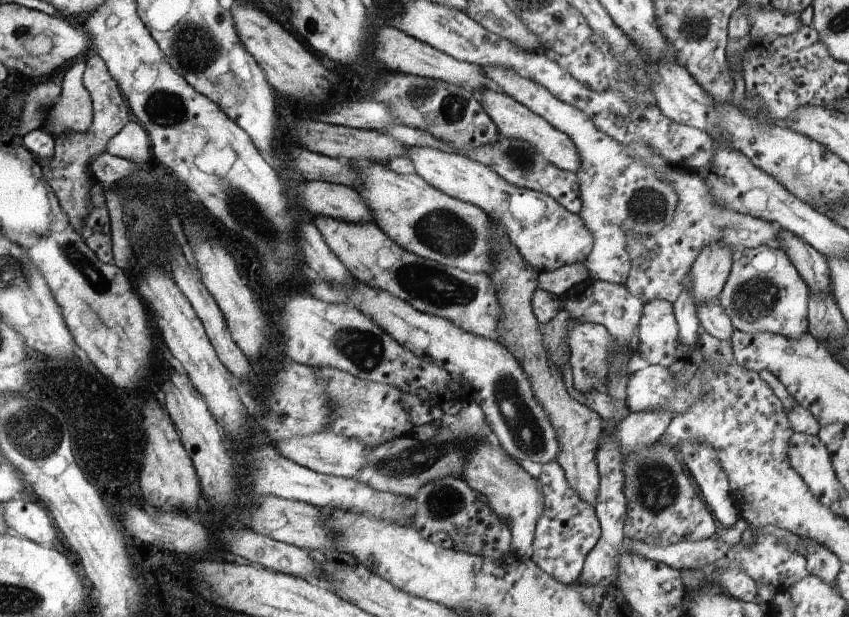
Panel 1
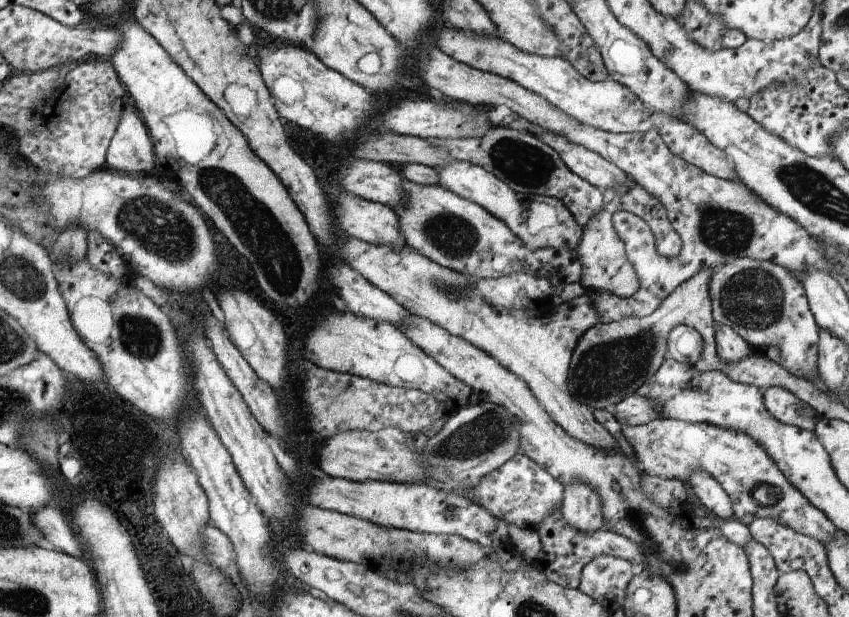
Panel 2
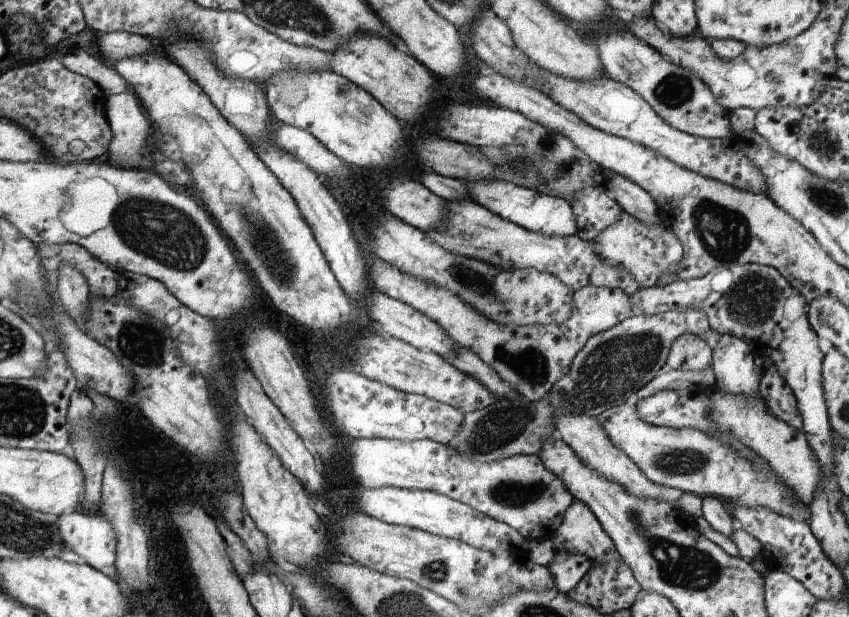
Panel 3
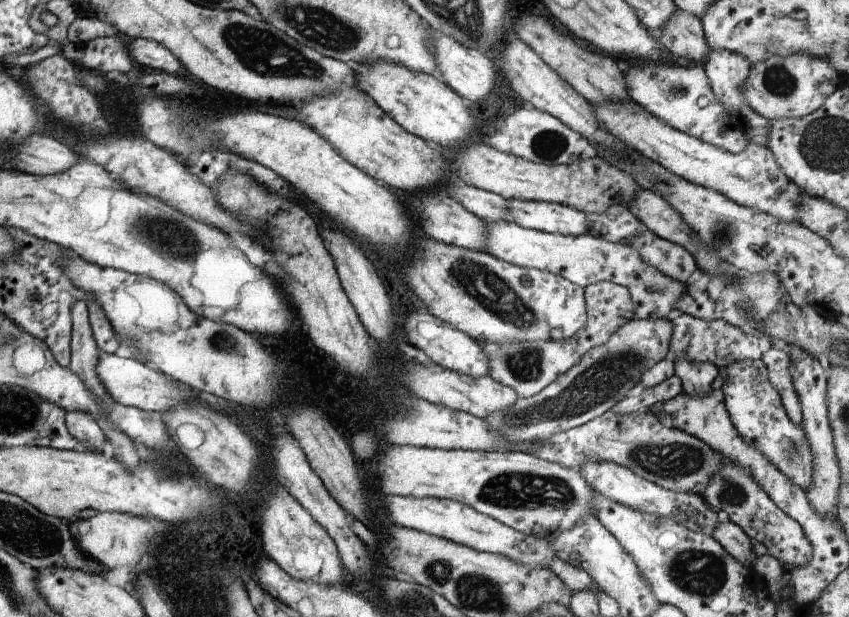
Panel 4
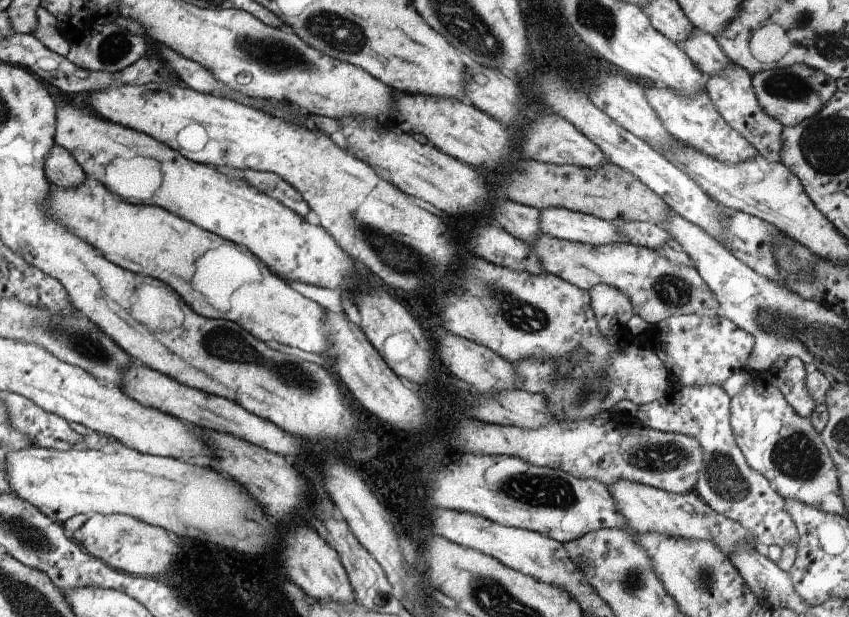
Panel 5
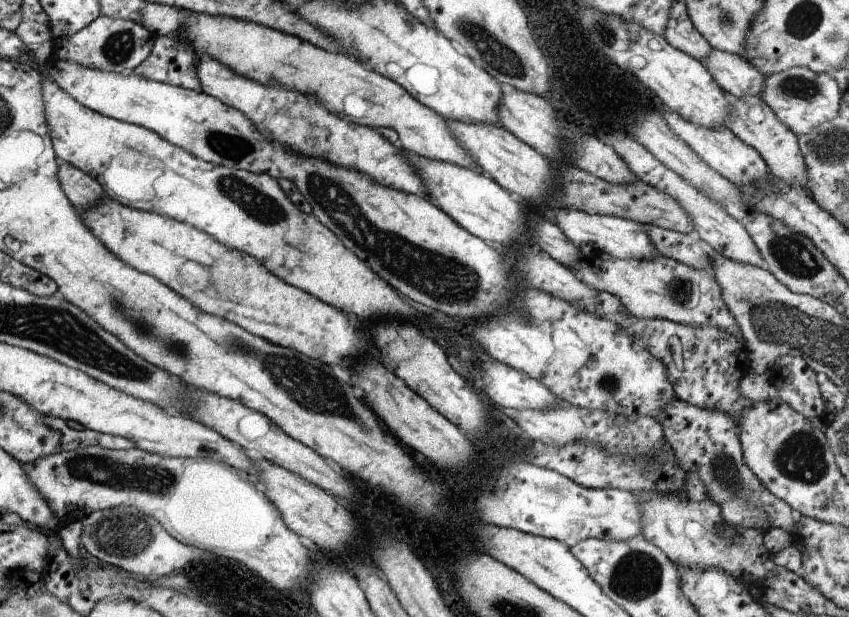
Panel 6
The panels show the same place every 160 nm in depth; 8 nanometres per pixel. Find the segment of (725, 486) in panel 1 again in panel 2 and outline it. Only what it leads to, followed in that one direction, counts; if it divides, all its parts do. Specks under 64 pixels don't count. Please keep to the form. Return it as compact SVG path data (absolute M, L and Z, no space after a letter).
M702 469L692 474L688 482L696 500L716 518L722 521L734 518L729 494L710 473Z

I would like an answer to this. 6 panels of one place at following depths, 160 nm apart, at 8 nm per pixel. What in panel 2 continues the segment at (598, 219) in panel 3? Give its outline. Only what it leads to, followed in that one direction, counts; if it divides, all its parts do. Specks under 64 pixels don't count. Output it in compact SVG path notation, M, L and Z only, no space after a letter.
M509 126L492 127L480 138L433 138L429 142L451 155L454 160L468 161L485 167L490 174L495 174L514 191L527 195L546 194L561 199L574 214L577 222L584 228L588 219L603 207L603 192L591 185L586 179L574 174L559 158L558 153L544 144L538 137L523 134Z

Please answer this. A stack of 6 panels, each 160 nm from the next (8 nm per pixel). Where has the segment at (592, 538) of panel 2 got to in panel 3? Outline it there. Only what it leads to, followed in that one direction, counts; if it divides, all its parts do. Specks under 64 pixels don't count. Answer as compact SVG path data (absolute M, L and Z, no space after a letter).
M555 550L553 561L547 564L553 576L554 589L563 593L572 590L593 565L593 560L580 553Z

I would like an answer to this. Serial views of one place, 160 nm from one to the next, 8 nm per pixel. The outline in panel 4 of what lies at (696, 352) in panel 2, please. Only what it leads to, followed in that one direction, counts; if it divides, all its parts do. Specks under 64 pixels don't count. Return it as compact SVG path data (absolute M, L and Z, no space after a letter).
M678 361L674 364L675 375L681 378L685 393L690 396L706 396L712 391L711 384L719 375L719 368L713 362Z

